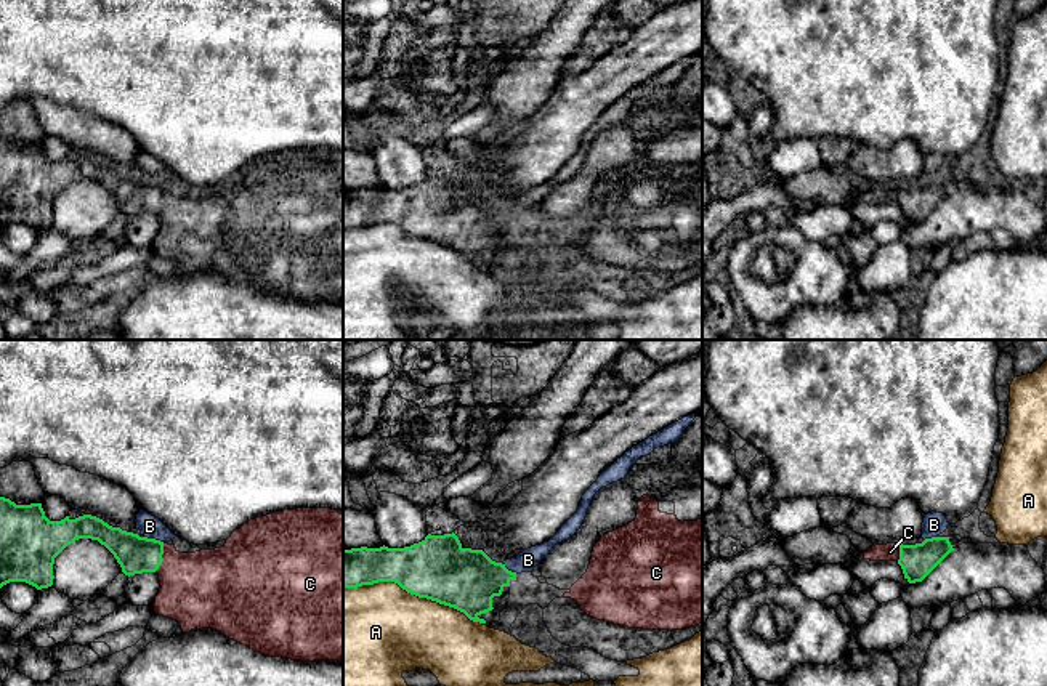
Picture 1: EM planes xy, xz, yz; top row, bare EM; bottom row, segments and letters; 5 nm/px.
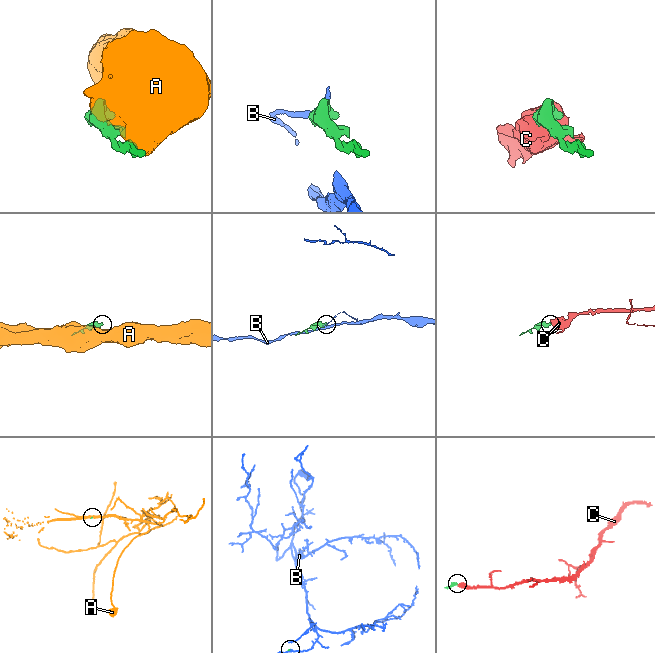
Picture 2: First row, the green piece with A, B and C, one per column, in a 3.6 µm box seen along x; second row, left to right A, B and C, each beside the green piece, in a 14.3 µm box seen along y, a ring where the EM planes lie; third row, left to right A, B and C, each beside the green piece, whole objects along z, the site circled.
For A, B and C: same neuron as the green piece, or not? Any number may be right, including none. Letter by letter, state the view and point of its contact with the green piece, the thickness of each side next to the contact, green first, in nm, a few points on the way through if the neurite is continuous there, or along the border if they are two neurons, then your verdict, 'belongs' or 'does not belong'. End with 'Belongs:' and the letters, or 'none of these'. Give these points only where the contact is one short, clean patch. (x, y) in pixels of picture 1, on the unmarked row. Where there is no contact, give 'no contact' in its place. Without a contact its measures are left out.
A: xz (412, 234) | 320/480 nm | does not belong
B: xy (154, 180) | 190/120 nm | along xy (145, 177), (162, 183) | does not belong
C: xy (161, 197) | 190/380 nm | across xy (137, 196), (161, 197), (198, 231) | belongs
Belongs: C

